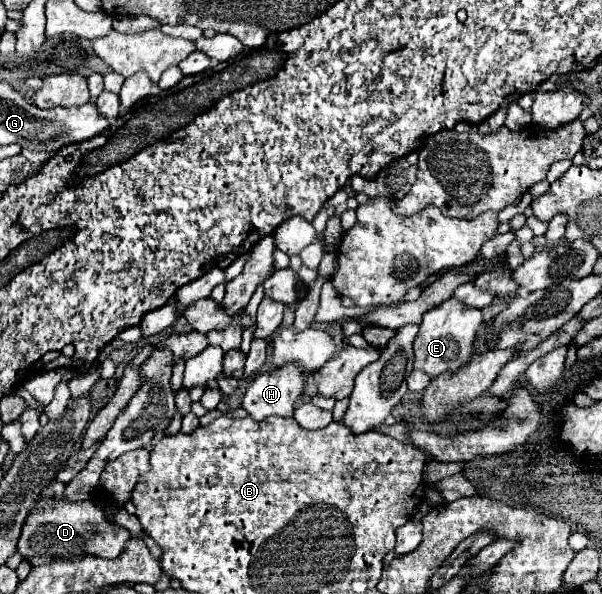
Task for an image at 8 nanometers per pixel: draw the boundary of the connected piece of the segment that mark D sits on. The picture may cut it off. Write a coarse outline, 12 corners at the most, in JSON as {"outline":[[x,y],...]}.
{"outline":[[40,496],[18,552],[42,566],[118,558],[130,532],[110,530],[90,500]]}

